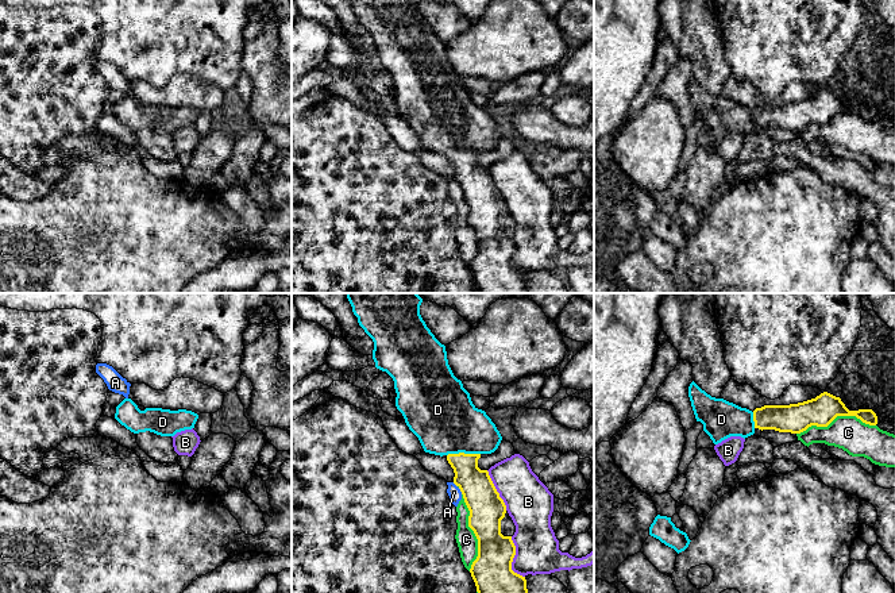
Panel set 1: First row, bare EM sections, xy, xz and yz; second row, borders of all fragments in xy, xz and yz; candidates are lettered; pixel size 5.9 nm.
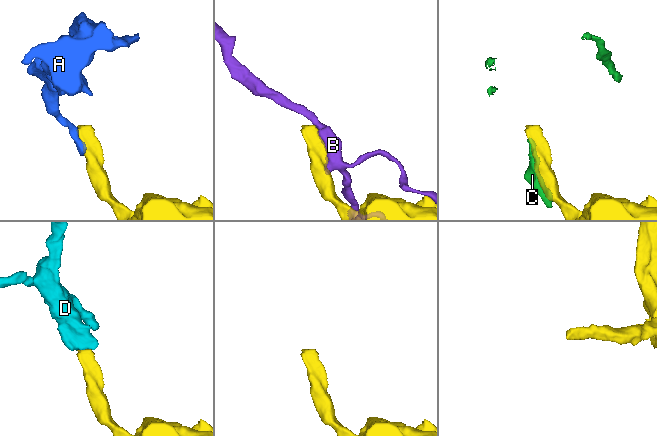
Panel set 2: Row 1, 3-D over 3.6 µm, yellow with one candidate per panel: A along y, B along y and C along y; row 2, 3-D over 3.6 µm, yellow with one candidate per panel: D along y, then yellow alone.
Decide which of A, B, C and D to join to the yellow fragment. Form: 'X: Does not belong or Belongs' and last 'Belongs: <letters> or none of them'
A: Does not belong
B: Does not belong
C: Does not belong
D: Belongs
Belongs: D

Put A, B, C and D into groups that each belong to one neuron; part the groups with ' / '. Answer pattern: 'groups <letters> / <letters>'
groups A C / B / D

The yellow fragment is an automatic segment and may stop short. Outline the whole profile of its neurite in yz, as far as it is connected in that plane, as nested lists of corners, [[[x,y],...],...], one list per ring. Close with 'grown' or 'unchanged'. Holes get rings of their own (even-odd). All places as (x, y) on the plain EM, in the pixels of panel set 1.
[[[694,78],[688,84],[688,95],[697,119],[703,122],[703,128],[710,134],[714,142],[718,142],[730,134],[741,134],[745,136],[753,132],[756,126],[761,128],[775,127],[779,130],[801,131],[811,123],[828,124],[837,113],[856,113],[865,122],[877,122],[877,113],[872,107],[849,108],[840,95],[828,89],[803,100],[790,103],[764,103],[756,105],[753,109],[724,96],[711,95]]]; grown

